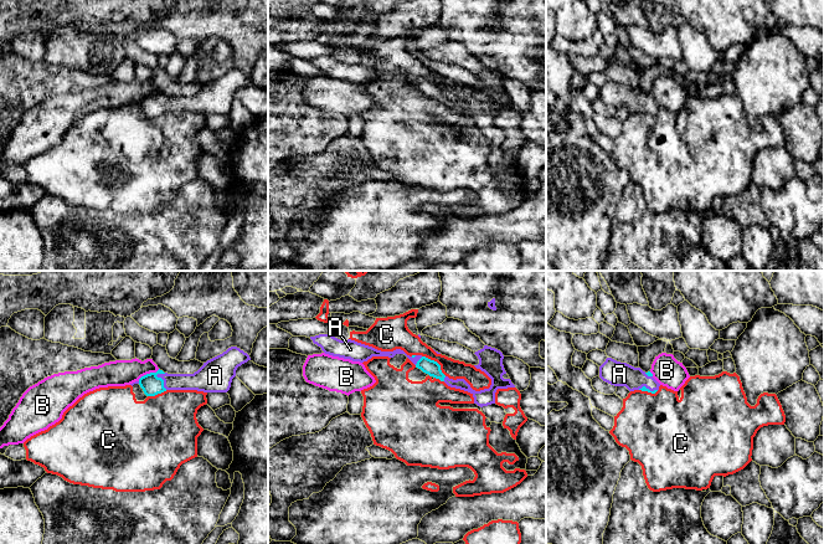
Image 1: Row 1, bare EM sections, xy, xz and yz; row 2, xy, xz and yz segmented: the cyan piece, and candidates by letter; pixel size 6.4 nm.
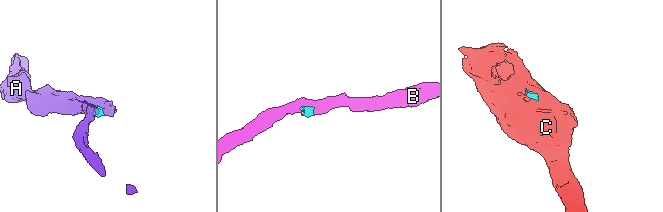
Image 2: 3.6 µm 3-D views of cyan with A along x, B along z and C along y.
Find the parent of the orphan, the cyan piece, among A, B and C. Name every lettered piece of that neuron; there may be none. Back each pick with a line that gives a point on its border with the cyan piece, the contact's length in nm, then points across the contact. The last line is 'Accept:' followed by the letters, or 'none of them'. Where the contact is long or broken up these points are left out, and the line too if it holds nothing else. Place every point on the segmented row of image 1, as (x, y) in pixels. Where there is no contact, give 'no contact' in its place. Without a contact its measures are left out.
A: contact xy (163, 380); length 130 nm; way xy (152, 385), (163, 380), (201, 380)
Accept: A

